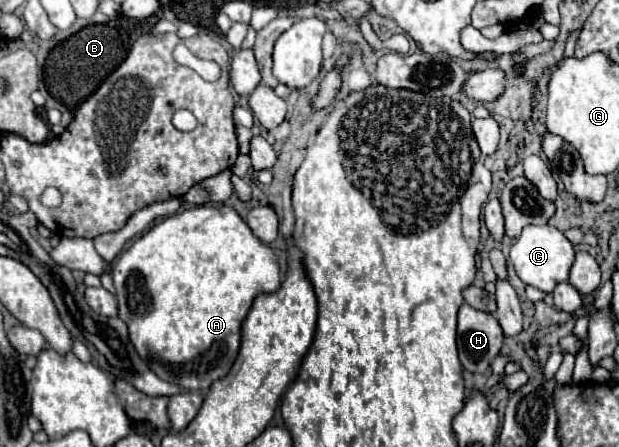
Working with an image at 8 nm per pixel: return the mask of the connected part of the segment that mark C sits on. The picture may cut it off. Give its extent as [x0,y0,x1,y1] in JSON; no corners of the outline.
[508,224,574,292]

